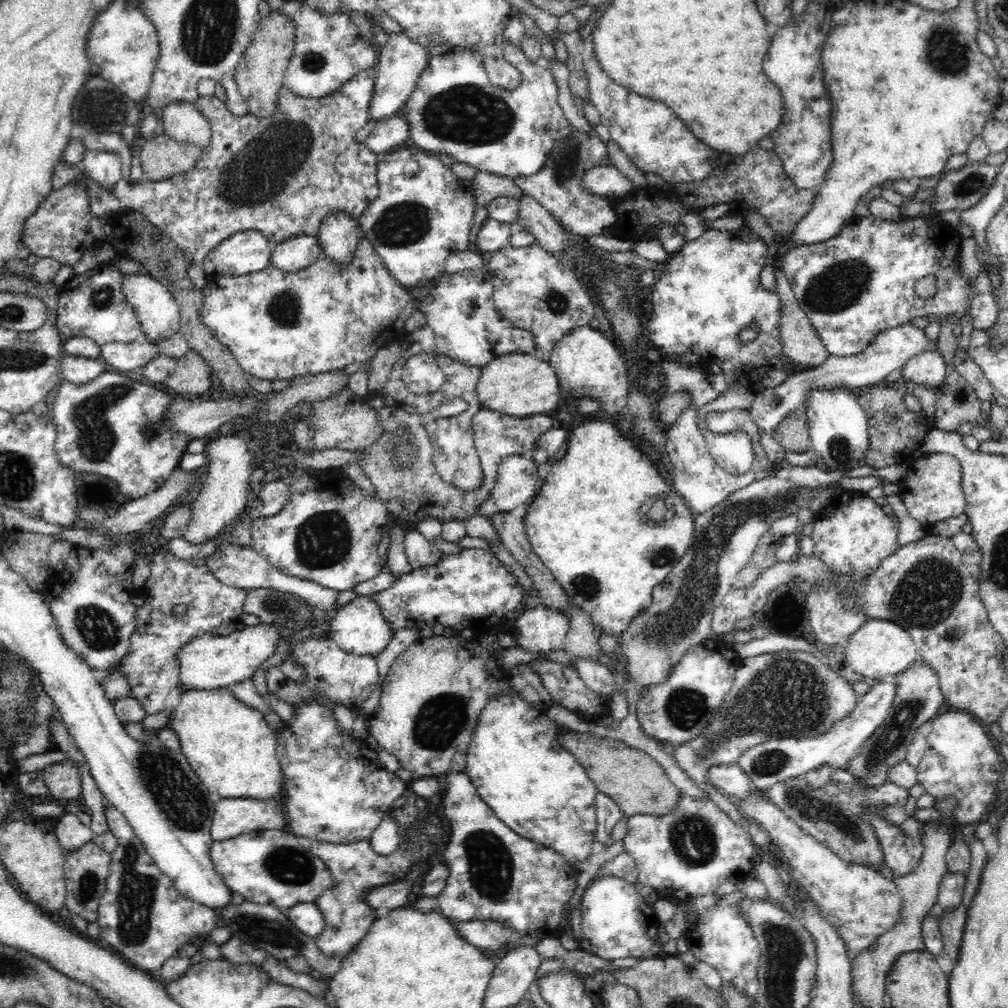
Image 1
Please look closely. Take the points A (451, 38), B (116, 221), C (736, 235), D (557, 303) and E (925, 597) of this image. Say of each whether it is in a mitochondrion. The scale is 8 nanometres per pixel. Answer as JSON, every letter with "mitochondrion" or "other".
{"A":"other","B":"other","C":"other","D":"mitochondrion","E":"mitochondrion"}

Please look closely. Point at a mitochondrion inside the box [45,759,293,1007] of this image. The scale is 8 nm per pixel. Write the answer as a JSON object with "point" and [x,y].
{"point":[138,891]}

